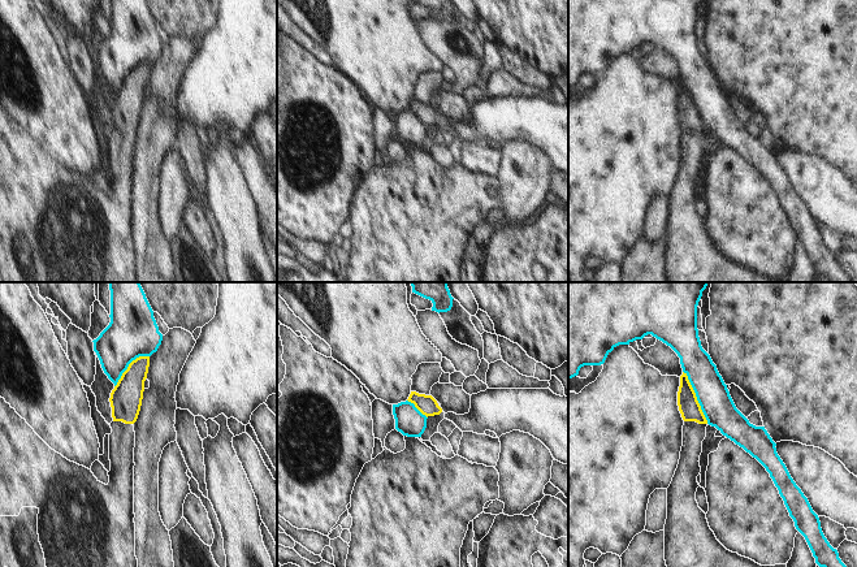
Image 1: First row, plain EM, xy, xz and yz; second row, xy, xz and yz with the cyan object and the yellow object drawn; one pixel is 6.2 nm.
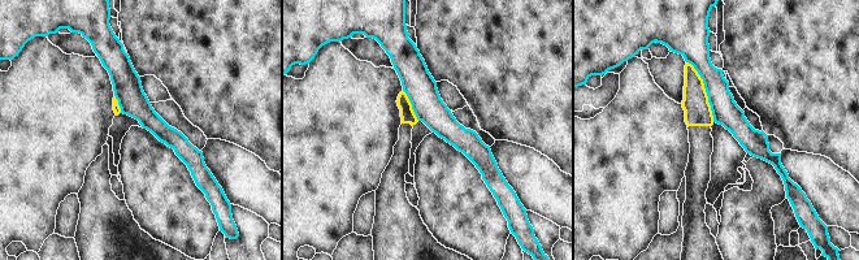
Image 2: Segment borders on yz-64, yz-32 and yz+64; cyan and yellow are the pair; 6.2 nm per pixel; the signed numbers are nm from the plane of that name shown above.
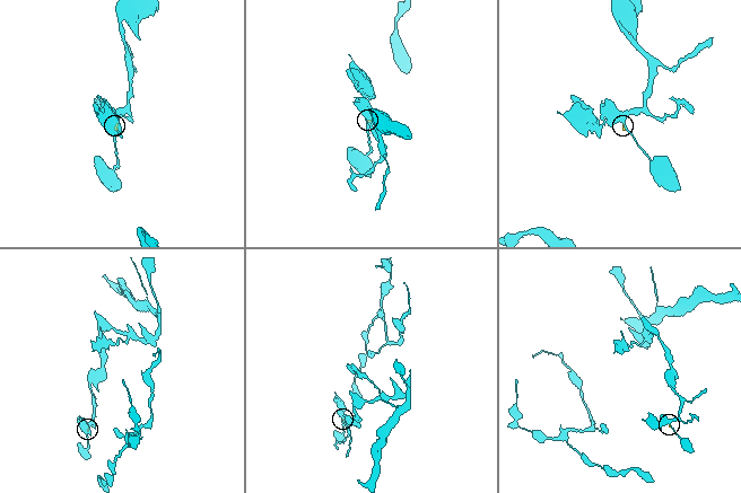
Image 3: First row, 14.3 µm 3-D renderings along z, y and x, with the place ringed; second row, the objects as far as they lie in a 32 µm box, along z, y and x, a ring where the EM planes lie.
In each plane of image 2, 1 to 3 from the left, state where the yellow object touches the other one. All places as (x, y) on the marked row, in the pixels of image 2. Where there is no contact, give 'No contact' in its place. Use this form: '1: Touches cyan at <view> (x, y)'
1: Touches cyan at yz-64 (118, 104)
2: Touches cyan at yz-32 (412, 105)
3: Touches cyan at yz+64 (706, 91).

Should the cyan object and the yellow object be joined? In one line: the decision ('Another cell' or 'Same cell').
Another cell.

